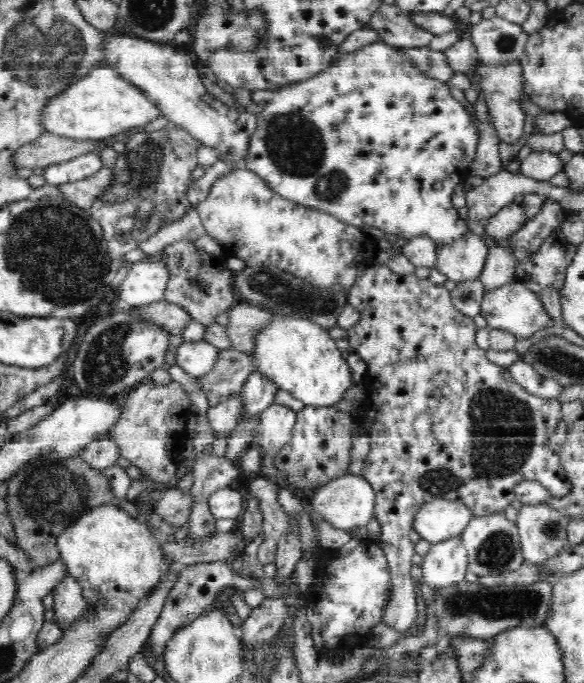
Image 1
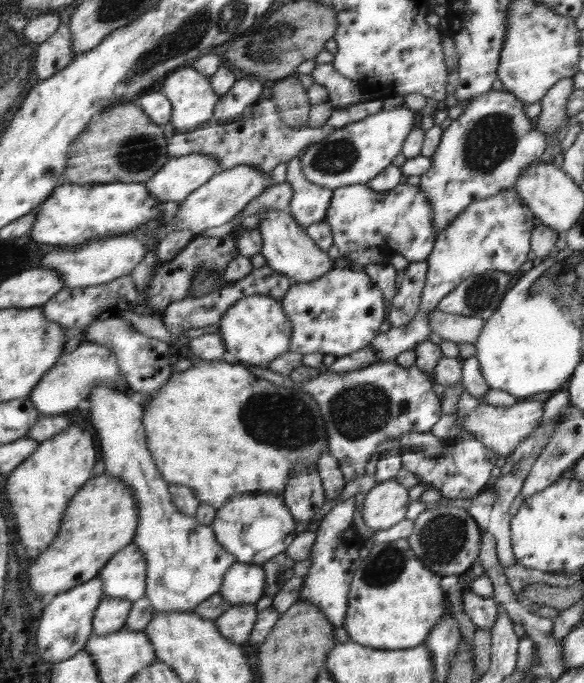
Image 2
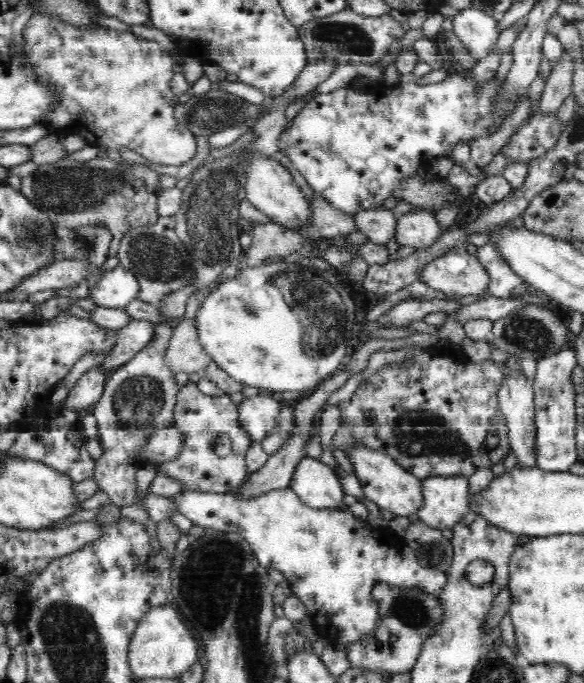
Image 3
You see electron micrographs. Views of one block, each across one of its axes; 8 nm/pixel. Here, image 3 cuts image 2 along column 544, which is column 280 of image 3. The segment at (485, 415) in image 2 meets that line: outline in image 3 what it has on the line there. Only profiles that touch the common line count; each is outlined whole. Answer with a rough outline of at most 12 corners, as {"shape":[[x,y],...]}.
{"shape":[[269,393],[238,398],[241,428],[261,442],[282,403]]}

